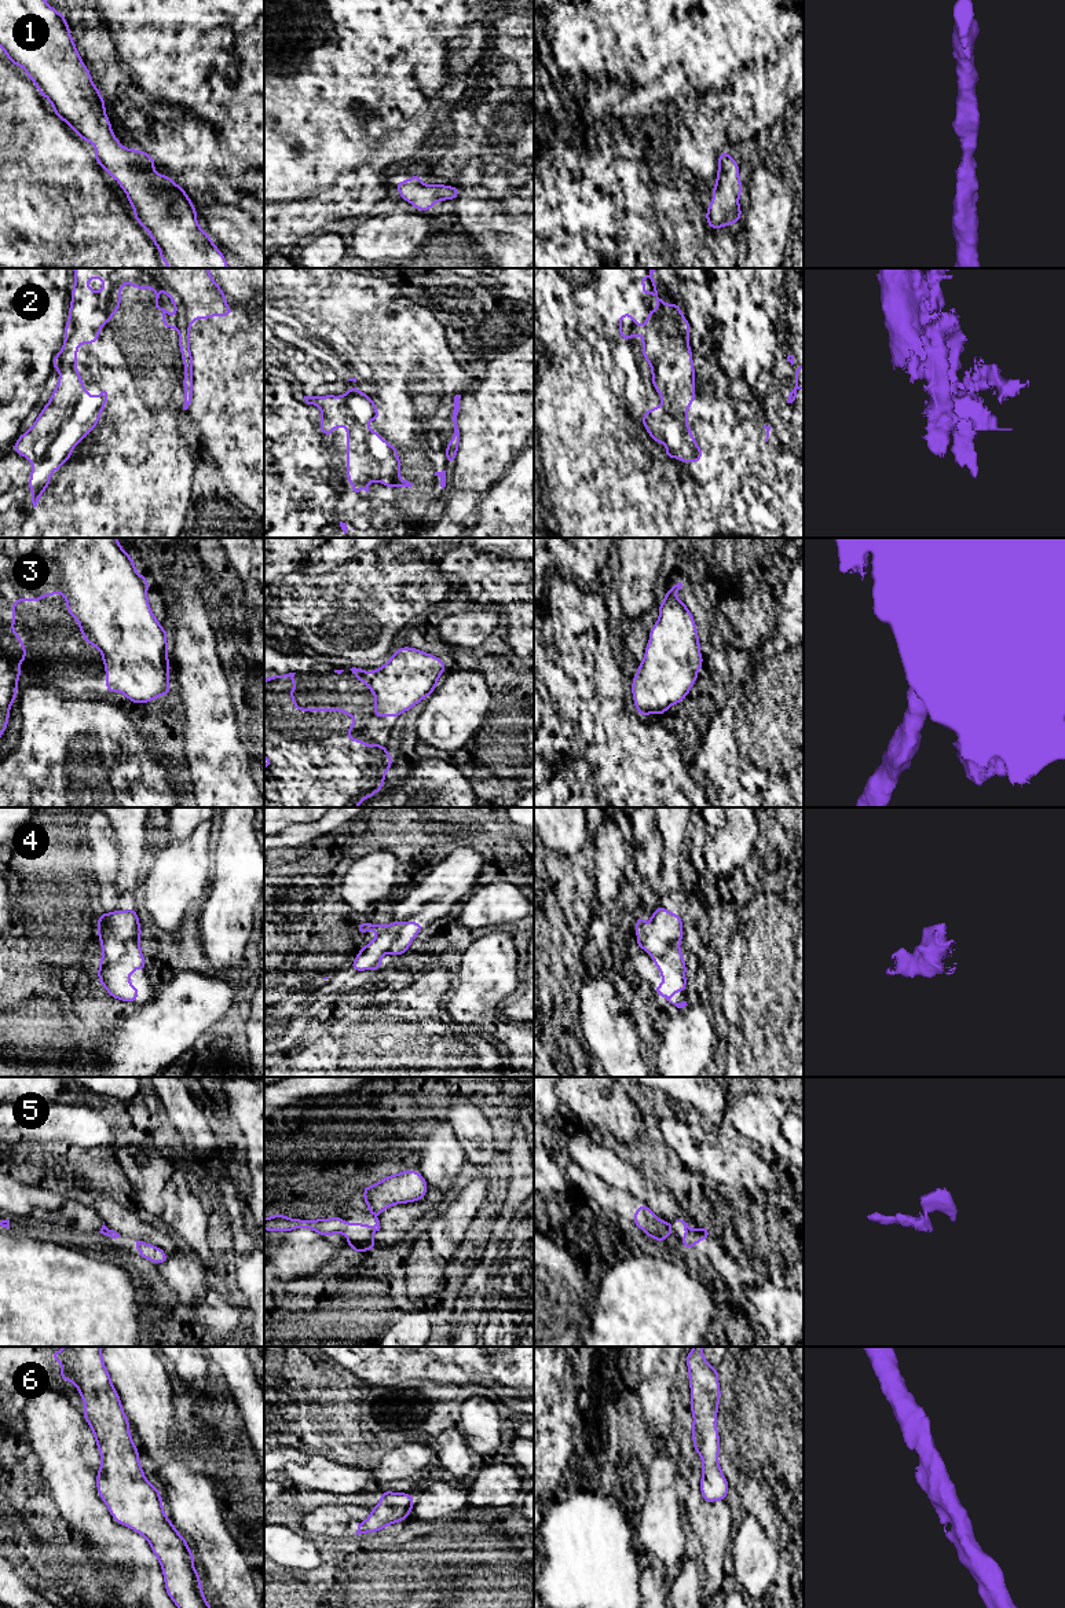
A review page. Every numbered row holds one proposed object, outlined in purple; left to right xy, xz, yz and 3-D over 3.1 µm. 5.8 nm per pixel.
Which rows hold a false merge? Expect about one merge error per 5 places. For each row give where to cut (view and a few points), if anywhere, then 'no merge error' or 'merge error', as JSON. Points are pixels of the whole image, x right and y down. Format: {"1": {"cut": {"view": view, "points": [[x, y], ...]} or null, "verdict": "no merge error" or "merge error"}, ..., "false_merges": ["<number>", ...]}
{"1": {"cut": null, "verdict": "no merge error"}, "2": {"cut": {"view": "yz", "points": [[669, 402], [665, 432], [684, 436]]}, "verdict": "merge error"}, "3": {"cut": null, "verdict": "no merge error"}, "4": {"cut": {"view": "xy", "points": [[138, 938], [127, 944], [119, 959], [110, 963], [101, 963]]}, "verdict": "merge error"}, "5": {"cut": {"view": "yz", "points": [[666, 1224], [672, 1231]]}, "verdict": "merge error"}, "6": {"cut": null, "verdict": "no merge error"}, "false_merges": ["2", "4", "5"]}

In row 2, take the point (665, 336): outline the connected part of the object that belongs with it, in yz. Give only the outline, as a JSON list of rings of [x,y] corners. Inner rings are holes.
[[[643,272],[640,276],[643,283],[641,294],[654,294],[656,297],[656,309],[652,311],[648,307],[648,316],[645,319],[644,326],[638,326],[633,314],[619,314],[618,322],[619,327],[618,332],[621,338],[627,341],[632,336],[641,336],[643,337],[643,358],[648,362],[652,367],[651,377],[654,389],[662,396],[662,406],[660,407],[651,407],[643,417],[641,422],[645,426],[647,432],[652,437],[655,443],[663,443],[667,447],[665,453],[666,458],[678,458],[682,464],[687,464],[688,459],[684,457],[689,454],[695,447],[695,437],[691,433],[691,428],[685,421],[685,432],[687,435],[682,436],[677,432],[673,437],[667,436],[665,432],[665,421],[666,414],[665,411],[669,409],[670,403],[677,403],[681,409],[687,410],[692,404],[692,400],[696,398],[695,384],[695,367],[692,362],[692,351],[689,348],[689,332],[691,326],[687,318],[682,315],[680,305],[677,303],[665,304],[662,296],[658,293],[655,286],[655,278],[647,278]]]

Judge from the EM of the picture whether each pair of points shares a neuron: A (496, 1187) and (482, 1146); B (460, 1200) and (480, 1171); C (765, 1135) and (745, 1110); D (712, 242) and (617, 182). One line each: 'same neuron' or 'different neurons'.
A: different neurons
B: different neurons
C: same neuron
D: same neuron

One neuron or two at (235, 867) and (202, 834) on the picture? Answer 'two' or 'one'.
two

